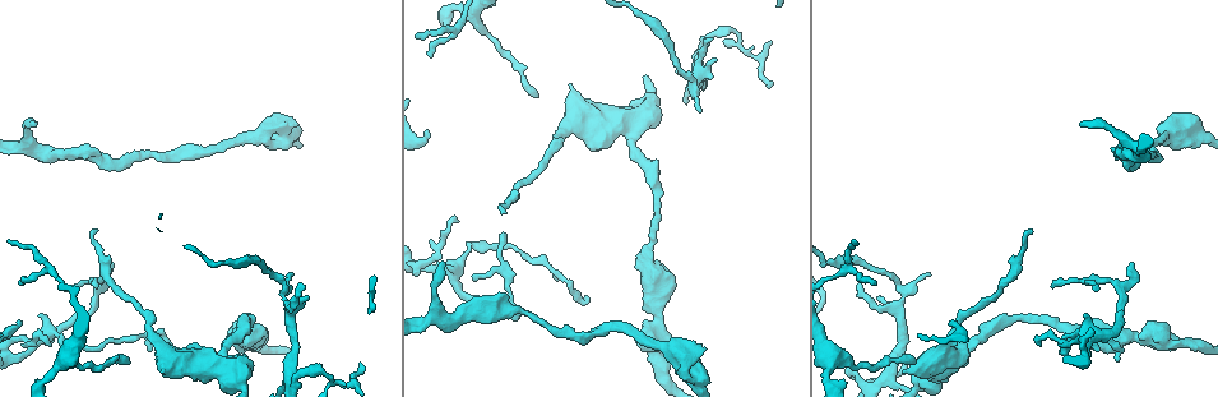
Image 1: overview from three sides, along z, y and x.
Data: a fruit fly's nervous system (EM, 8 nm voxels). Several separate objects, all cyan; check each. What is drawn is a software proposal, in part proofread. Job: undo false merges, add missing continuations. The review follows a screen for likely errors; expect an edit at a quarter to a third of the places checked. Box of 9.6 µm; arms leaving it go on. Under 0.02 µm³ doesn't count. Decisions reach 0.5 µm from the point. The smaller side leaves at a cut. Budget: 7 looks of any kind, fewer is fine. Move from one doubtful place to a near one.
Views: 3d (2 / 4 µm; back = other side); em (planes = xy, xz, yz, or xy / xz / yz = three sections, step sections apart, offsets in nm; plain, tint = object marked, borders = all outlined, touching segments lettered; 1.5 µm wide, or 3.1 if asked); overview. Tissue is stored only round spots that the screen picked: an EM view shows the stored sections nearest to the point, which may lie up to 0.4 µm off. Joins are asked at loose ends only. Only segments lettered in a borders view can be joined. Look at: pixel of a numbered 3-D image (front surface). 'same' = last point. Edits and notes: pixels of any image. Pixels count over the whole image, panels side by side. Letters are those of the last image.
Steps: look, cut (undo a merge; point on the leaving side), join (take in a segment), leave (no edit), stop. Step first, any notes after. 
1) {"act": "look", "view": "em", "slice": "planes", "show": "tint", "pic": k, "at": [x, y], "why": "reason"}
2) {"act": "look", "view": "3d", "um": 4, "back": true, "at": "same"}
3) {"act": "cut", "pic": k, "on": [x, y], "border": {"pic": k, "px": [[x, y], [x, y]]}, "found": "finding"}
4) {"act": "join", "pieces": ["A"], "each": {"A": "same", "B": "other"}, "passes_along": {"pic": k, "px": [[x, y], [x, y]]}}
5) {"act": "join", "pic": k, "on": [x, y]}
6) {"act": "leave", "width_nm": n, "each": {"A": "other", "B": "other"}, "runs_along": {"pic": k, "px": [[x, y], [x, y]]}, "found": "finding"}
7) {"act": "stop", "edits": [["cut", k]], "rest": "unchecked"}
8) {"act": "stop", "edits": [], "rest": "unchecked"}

{"act": "look", "view": "em", "slice": "yz", "step": 8, "show": "tint", "pic": 1, "at": [519, 315], "why": "branch stops here"}

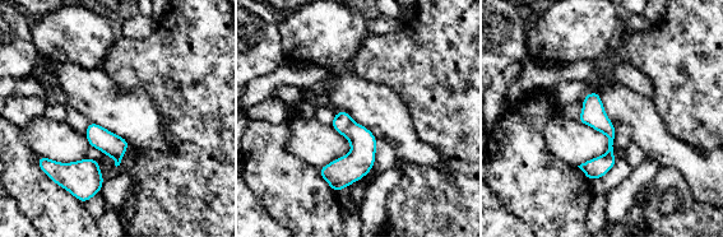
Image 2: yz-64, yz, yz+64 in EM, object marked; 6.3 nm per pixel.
{"act": "look", "view": "em", "slice": "planes", "show": "tint", "at": "same", "why": "cut it another way"}

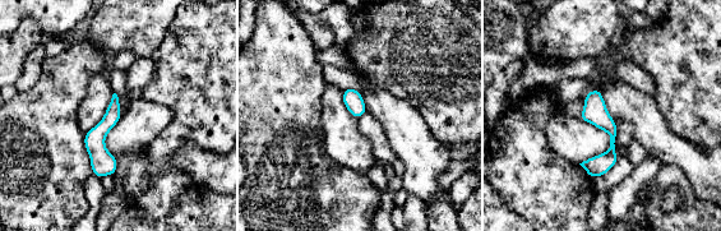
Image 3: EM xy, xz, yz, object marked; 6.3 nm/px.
{"act": "look", "view": "em", "slice": "planes", "show": "borders", "at": "same"}

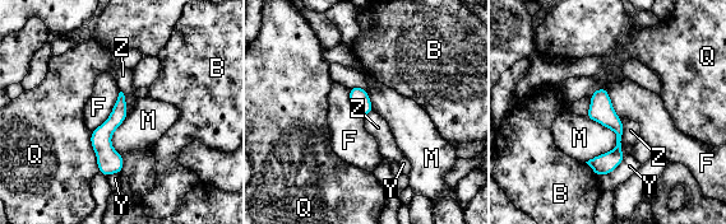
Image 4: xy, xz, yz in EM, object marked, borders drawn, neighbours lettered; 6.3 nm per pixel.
{"act": "leave", "each": {"B": "other", "F": "other", "M": "other", "Q": "other", "Y": "other", "Z": "other"}, "runs_along": {"pic": 4, "px": [[602, 90], [618, 149], [599, 172]]}, "found": "none of them fits"}

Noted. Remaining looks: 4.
{"act": "look", "view": "3d", "um": 2, "pic": 1, "at": [589, 298], "why": "an open end"}

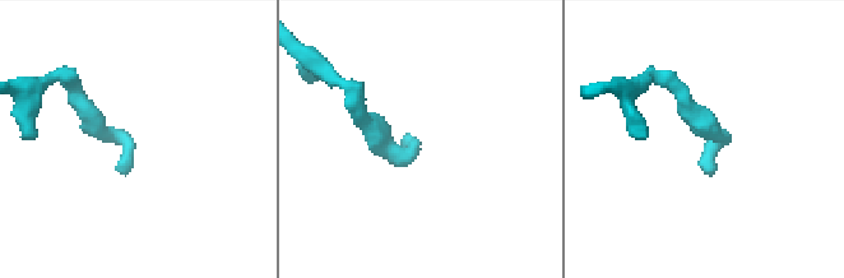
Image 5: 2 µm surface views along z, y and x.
{"act": "look", "view": "em", "slice": "xz", "step": 8, "show": "borders", "pic": 5, "at": [705, 174], "why": "need the tissue"}

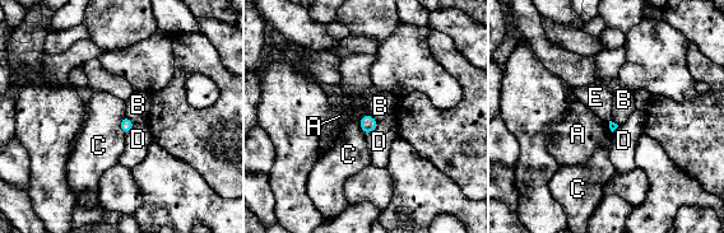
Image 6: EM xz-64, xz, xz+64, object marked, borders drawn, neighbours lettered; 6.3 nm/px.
{"act": "leave", "each": {"A": "other", "B": "other", "C": "other", "D": "other", "E": "other"}, "border": {"pic": 6, "px": [[367, 112], [379, 121]]}, "found": "none of them fits"}

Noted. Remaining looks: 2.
{"act": "look", "view": "3d", "um": 2, "back": true, "pic": 1, "at": [1031, 229], "why": "long arm stops here"}

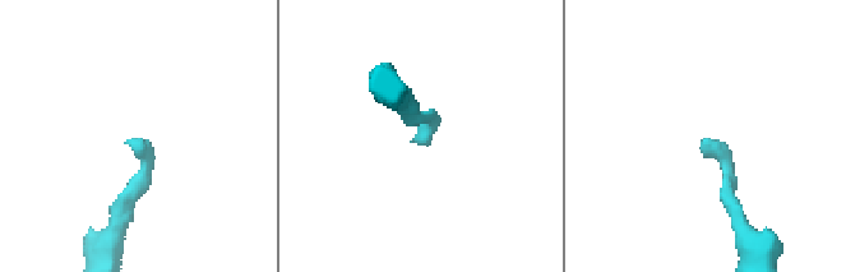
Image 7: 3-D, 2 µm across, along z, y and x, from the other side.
{"act": "look", "view": "em", "slice": "planes", "show": "borders", "pic": 7, "at": [701, 143], "why": "need the tissue"}

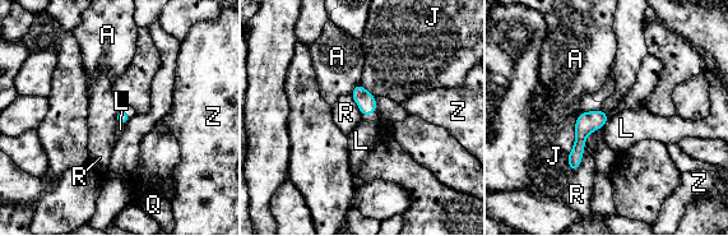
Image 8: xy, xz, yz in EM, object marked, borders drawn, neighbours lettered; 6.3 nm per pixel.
{"act": "leave", "width_nm": 80, "each": {"A": "other", "J": "other", "L": "other", "Q": "other", "R": "other", "Z": "other"}, "border": {"pic": 8, "px": [[584, 148], [582, 163], [571, 172]]}, "found": "no lettered segment goes on from it"}

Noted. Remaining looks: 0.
{"act": "stop", "edits": [], "rest": "unchecked"}

